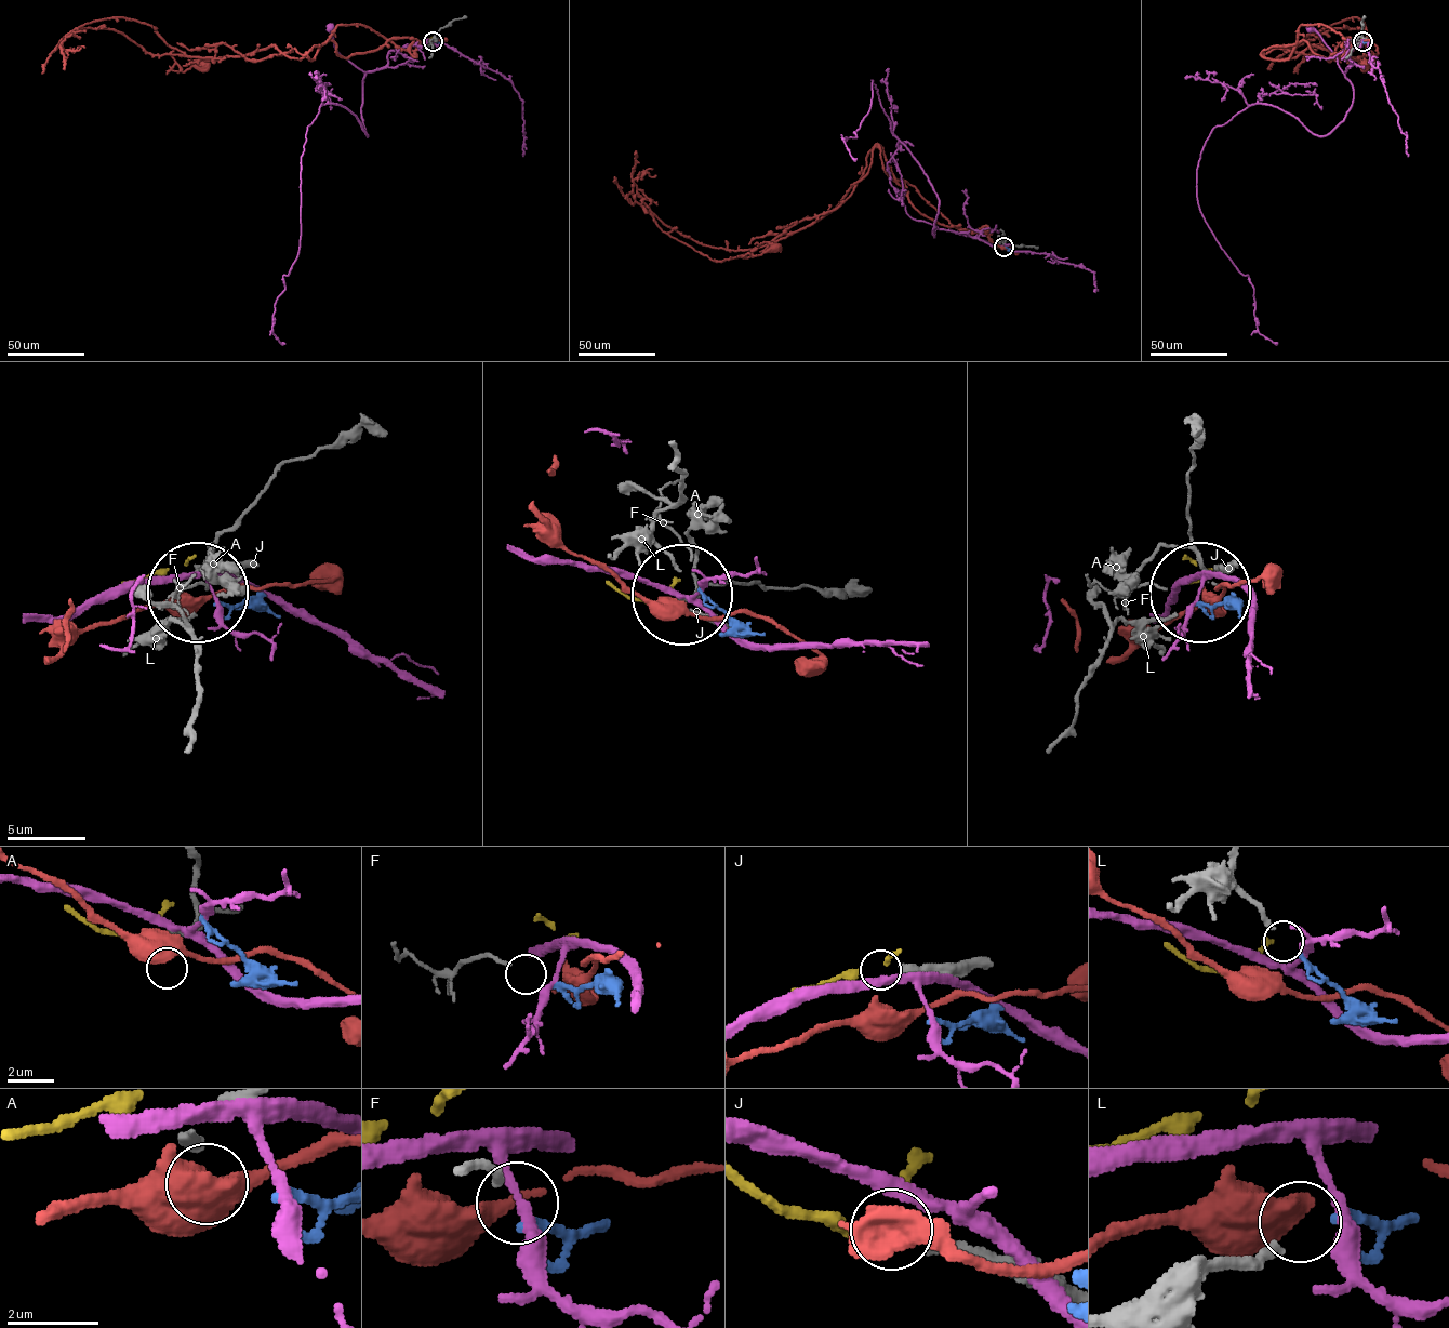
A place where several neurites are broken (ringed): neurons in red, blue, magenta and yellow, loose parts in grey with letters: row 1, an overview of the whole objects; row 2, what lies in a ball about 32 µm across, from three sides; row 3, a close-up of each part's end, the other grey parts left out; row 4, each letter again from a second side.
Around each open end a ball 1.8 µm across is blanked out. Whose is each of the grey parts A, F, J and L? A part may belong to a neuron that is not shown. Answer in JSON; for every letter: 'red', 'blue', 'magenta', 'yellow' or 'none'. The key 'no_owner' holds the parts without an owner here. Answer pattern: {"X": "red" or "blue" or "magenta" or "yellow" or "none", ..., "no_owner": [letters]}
{"A": "none", "F": "none", "J": "yellow", "L": "blue", "no_owner": ["A", "F"]}

